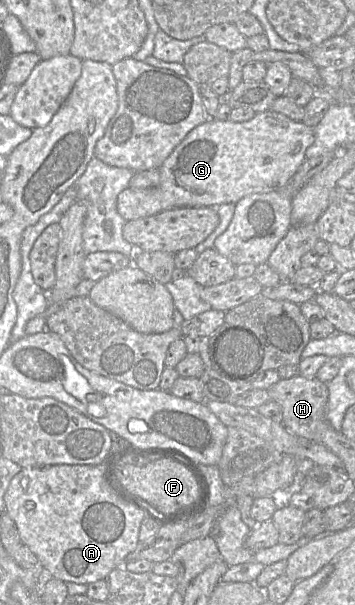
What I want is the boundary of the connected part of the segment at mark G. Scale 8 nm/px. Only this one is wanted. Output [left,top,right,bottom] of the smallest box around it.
[117,110,314,221]

